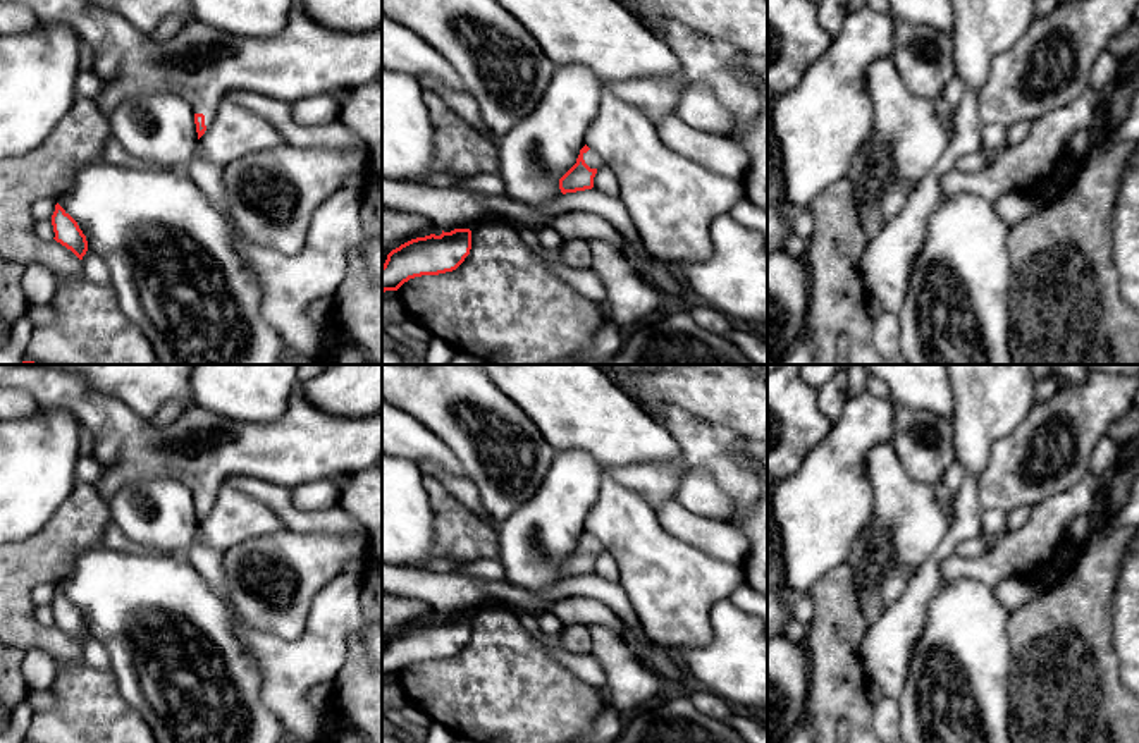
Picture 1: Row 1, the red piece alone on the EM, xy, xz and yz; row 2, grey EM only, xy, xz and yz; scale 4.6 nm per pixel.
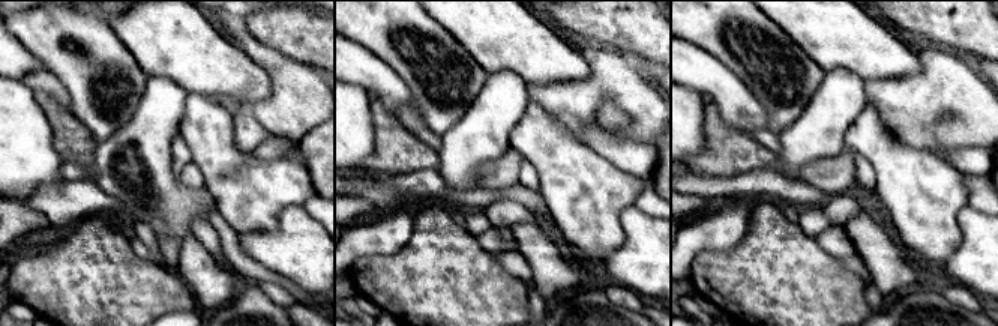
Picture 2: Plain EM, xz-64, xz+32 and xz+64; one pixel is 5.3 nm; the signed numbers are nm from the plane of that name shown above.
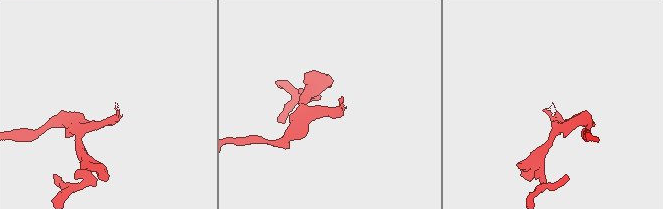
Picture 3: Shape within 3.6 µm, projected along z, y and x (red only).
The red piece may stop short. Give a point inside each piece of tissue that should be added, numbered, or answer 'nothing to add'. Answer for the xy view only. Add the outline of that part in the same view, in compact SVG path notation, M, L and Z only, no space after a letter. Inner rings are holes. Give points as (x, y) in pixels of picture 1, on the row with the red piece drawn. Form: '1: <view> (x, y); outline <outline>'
1: xy (202, 64); outline M2 0L29 7L41 21L69 26L93 48L93 71L103 77L103 89L93 101L105 114L143 93L175 93L205 115L212 126L219 103L232 91L251 91L284 103L336 91L351 91L379 81L382 74L382 26L365 33L344 33L320 26L301 5L294 5L287 26L275 36L232 36L194 19L165 40L145 34L120 14L91 0Z

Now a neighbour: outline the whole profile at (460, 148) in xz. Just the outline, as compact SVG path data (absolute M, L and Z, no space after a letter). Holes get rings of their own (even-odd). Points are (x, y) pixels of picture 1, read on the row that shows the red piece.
M434 89L423 91L434 124L434 169L461 177L499 172L497 146L483 132L468 126Z

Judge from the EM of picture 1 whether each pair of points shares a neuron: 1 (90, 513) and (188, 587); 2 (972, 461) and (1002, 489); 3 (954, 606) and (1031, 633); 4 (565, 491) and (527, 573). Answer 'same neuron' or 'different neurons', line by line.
1: different neurons
2: different neurons
3: different neurons
4: same neuron

